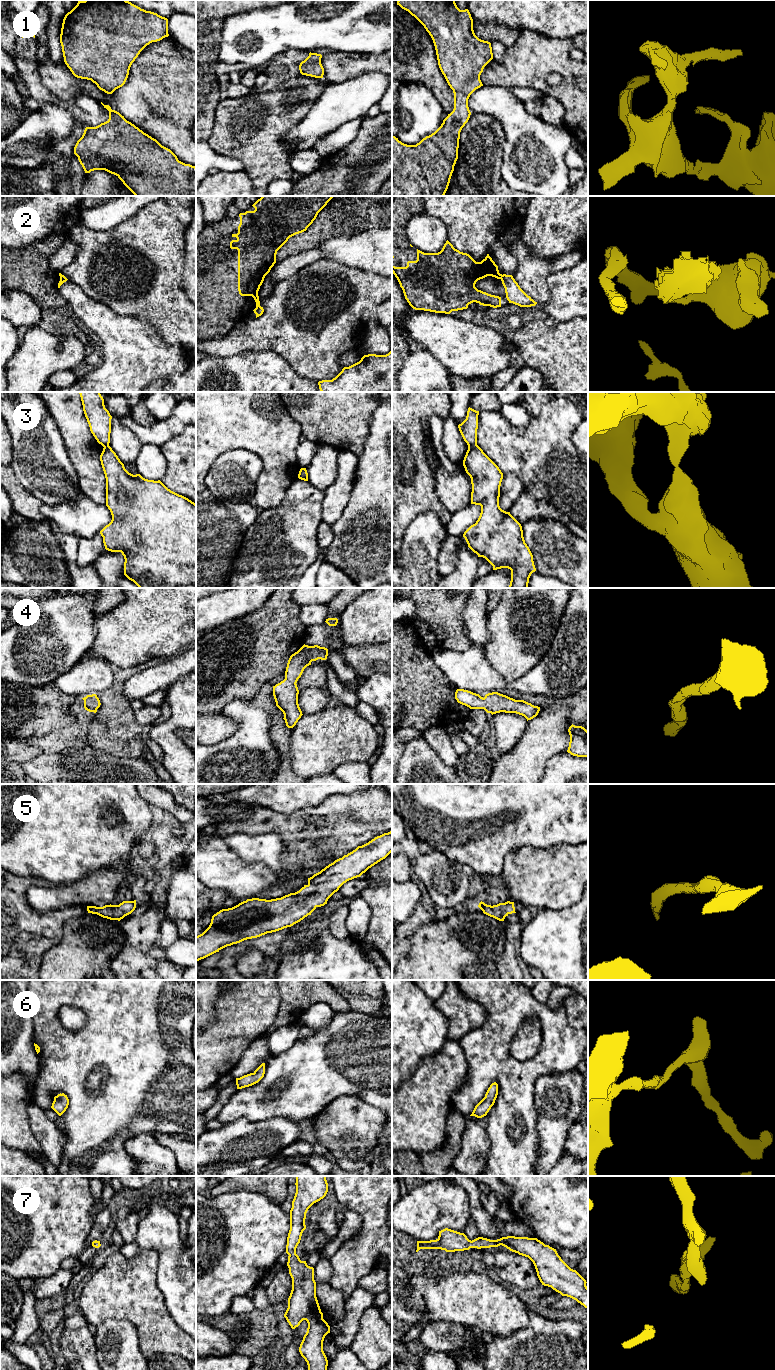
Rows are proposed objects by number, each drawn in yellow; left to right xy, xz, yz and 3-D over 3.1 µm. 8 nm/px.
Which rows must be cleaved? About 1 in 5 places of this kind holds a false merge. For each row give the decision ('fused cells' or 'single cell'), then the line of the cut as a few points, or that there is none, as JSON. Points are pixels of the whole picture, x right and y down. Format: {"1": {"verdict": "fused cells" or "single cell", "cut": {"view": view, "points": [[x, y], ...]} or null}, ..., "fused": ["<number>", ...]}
{"1": {"verdict": "single cell", "cut": null}, "2": {"verdict": "fused cells", "cut": {"view": "xz", "points": [[259, 304], [256, 307]]}}, "3": {"verdict": "fused cells", "cut": {"view": "yz", "points": [[476, 444], [468, 447]]}}, "4": {"verdict": "single cell", "cut": null}, "5": {"verdict": "single cell", "cut": null}, "6": {"verdict": "single cell", "cut": null}, "7": {"verdict": "single cell", "cut": null}, "fused": ["2", "3"]}

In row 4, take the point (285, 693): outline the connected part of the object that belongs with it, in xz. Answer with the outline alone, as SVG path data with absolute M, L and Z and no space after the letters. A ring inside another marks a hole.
M303 645L288 660L285 679L273 686L273 696L276 706L283 712L284 720L288 728L293 728L301 718L302 711L298 704L299 690L297 681L304 669L318 659L326 660L328 649L318 645Z

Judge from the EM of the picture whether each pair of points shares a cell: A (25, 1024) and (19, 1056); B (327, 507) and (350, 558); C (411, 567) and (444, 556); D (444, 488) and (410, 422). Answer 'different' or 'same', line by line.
A: same
B: different
C: different
D: different

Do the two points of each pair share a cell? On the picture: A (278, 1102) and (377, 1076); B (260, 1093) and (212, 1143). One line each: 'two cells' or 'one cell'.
A: one cell
B: two cells

